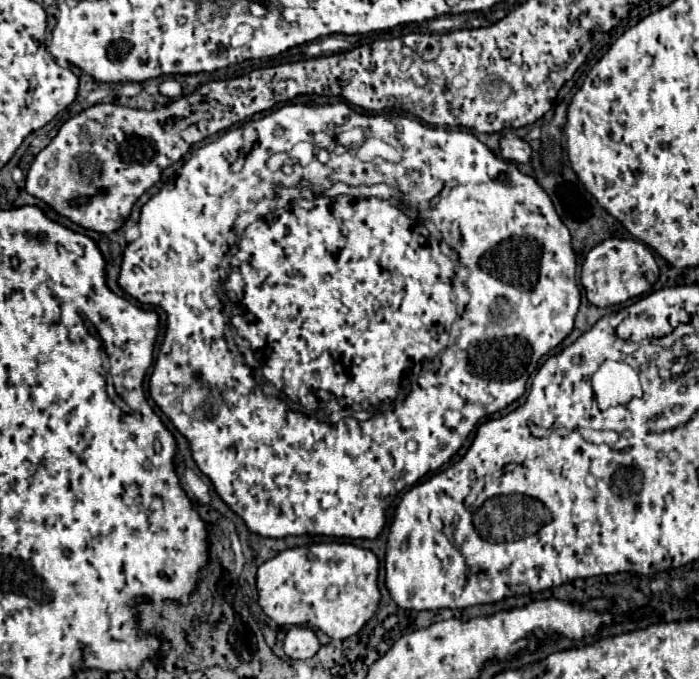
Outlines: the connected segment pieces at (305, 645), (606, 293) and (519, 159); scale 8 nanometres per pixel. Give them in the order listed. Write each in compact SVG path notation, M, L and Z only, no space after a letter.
M291 627L285 635L283 651L291 659L309 659L319 651L319 641L311 629Z
M607 239L595 245L581 267L581 285L585 297L595 307L609 307L623 303L631 297L639 297L651 291L651 285L659 277L659 267L647 245L635 239Z
M505 131L503 139L499 141L501 157L513 163L527 163L531 157L531 147L527 141L519 139L513 131Z

